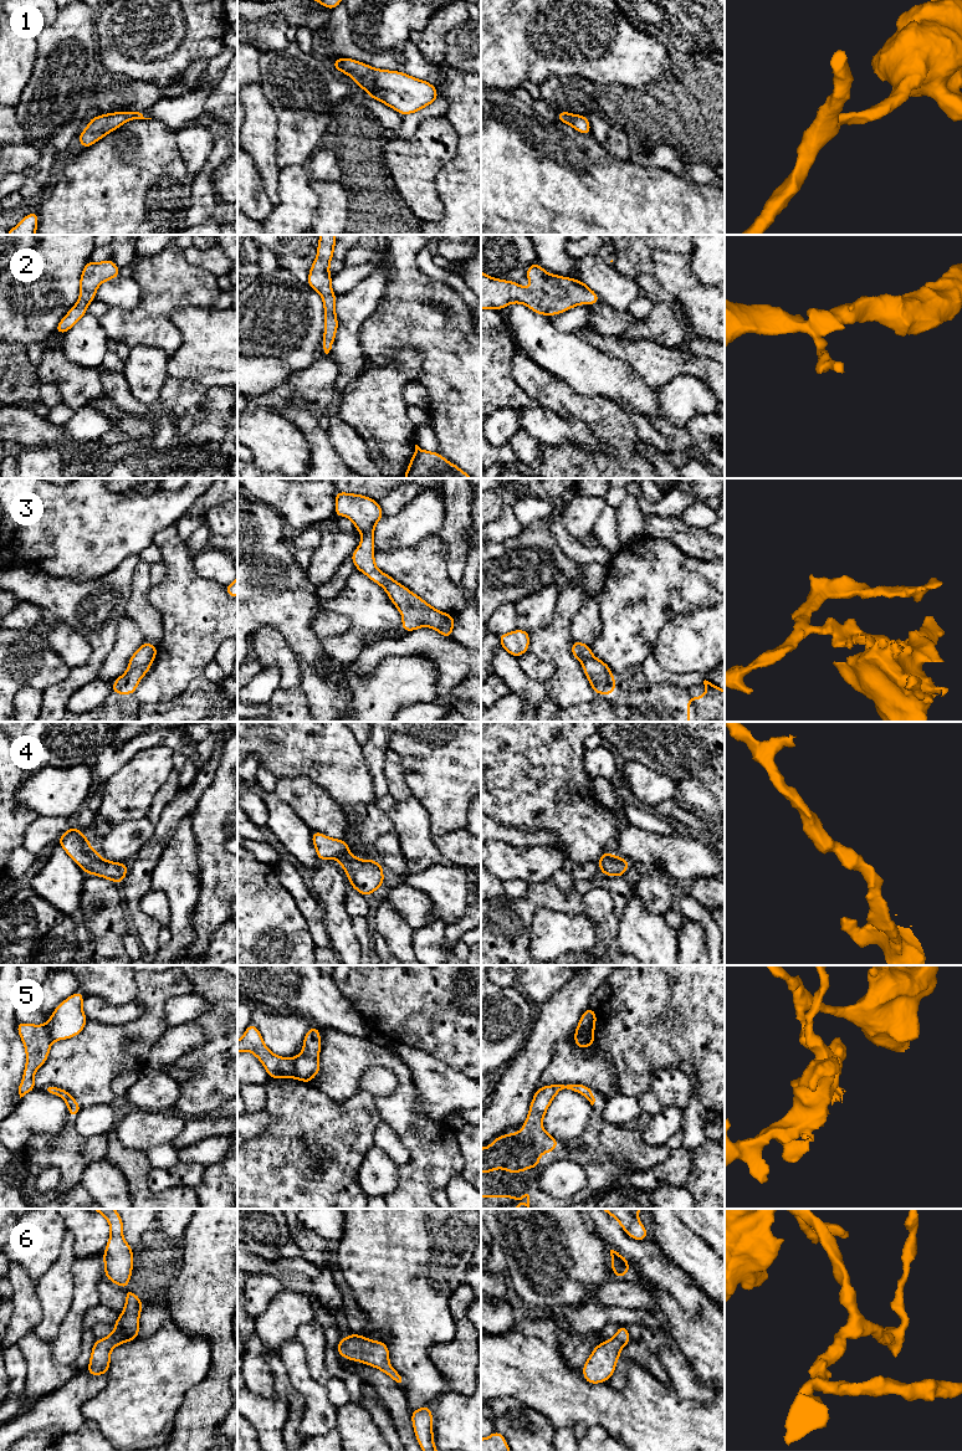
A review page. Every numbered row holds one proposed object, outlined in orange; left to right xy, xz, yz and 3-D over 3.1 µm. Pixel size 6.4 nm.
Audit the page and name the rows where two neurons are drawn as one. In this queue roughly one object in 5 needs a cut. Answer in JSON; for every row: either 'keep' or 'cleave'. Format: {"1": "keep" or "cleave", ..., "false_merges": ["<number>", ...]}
{"1": "keep", "2": "keep", "3": "cleave", "4": "keep", "5": "cleave", "6": "keep", "false_merges": ["3", "5"]}

